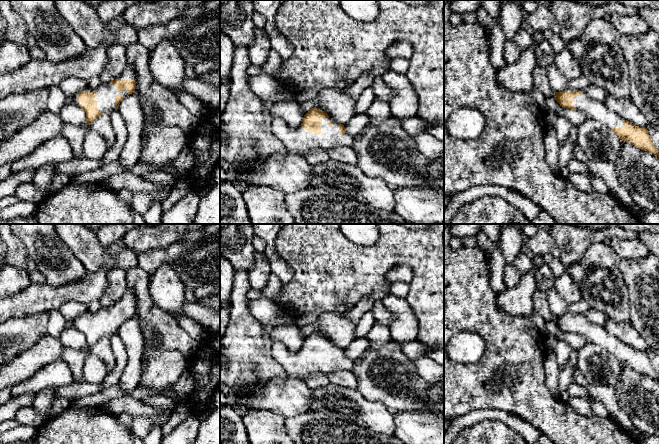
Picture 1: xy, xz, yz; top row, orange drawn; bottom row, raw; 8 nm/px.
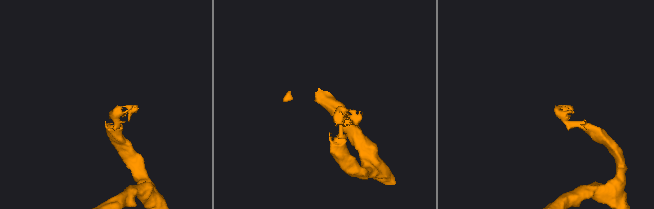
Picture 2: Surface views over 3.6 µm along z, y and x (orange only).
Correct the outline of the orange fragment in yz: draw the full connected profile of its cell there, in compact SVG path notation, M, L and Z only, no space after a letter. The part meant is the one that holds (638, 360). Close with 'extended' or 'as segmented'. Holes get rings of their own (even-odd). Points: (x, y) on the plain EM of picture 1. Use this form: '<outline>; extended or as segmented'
M567 312L562 316L556 316L555 324L564 332L580 334L586 339L586 343L604 348L622 365L627 365L659 382L658 374L646 351L635 350L623 343L609 334L604 327L592 323L585 315Z; extended

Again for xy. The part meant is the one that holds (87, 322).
M127 287L123 297L109 307L102 307L99 310L85 311L77 319L72 321L72 327L80 330L86 336L86 346L90 349L96 342L103 338L111 338L118 333L120 326L128 319L135 316L136 297L132 288Z; extended

